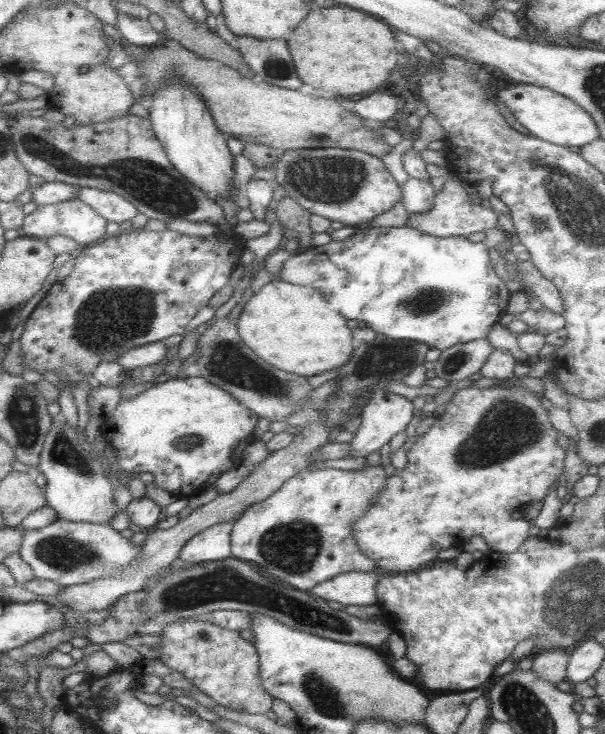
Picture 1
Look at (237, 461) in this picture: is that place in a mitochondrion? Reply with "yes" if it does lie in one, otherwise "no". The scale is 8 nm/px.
no

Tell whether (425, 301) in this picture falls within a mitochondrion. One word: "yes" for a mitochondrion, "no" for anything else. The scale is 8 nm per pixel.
yes

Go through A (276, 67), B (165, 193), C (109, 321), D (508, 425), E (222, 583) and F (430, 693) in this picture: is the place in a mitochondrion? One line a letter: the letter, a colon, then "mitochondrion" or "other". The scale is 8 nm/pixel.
A: mitochondrion
B: mitochondrion
C: mitochondrion
D: mitochondrion
E: mitochondrion
F: other

